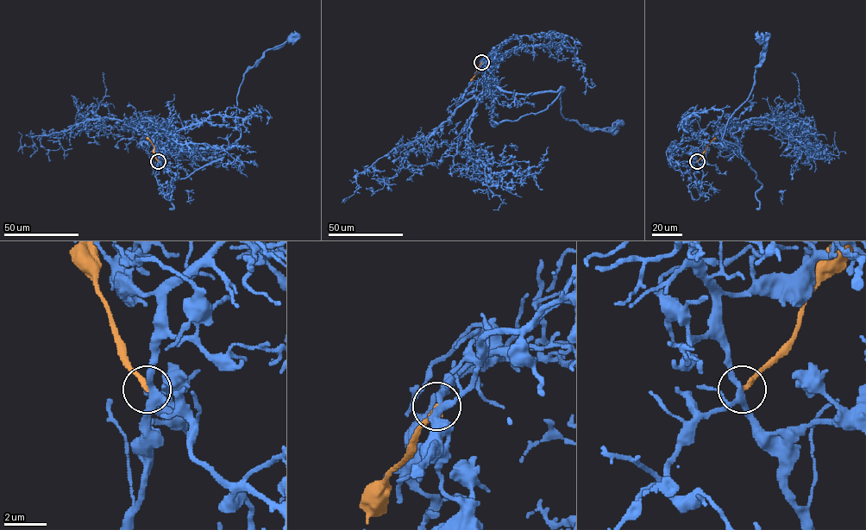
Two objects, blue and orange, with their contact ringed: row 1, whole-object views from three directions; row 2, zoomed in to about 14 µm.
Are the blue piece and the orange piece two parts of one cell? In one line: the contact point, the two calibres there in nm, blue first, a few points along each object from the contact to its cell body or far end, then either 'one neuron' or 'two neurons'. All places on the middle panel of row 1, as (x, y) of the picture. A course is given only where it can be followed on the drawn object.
place (481, 62); calibres 280 and 280 nm; course blue (481, 62), (487, 59), (496, 85), (463, 102), (428, 137), (379, 158), (356, 175), (356, 191), (342, 200); course orange (481, 62), (470, 80); two neurons

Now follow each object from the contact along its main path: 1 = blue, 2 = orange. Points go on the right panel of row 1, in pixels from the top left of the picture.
1: (697, 160), (696, 149), (720, 142), (725, 132), (758, 120), (777, 120), (787, 131), (833, 147), (836, 132)
2: (697, 160), (716, 138)

